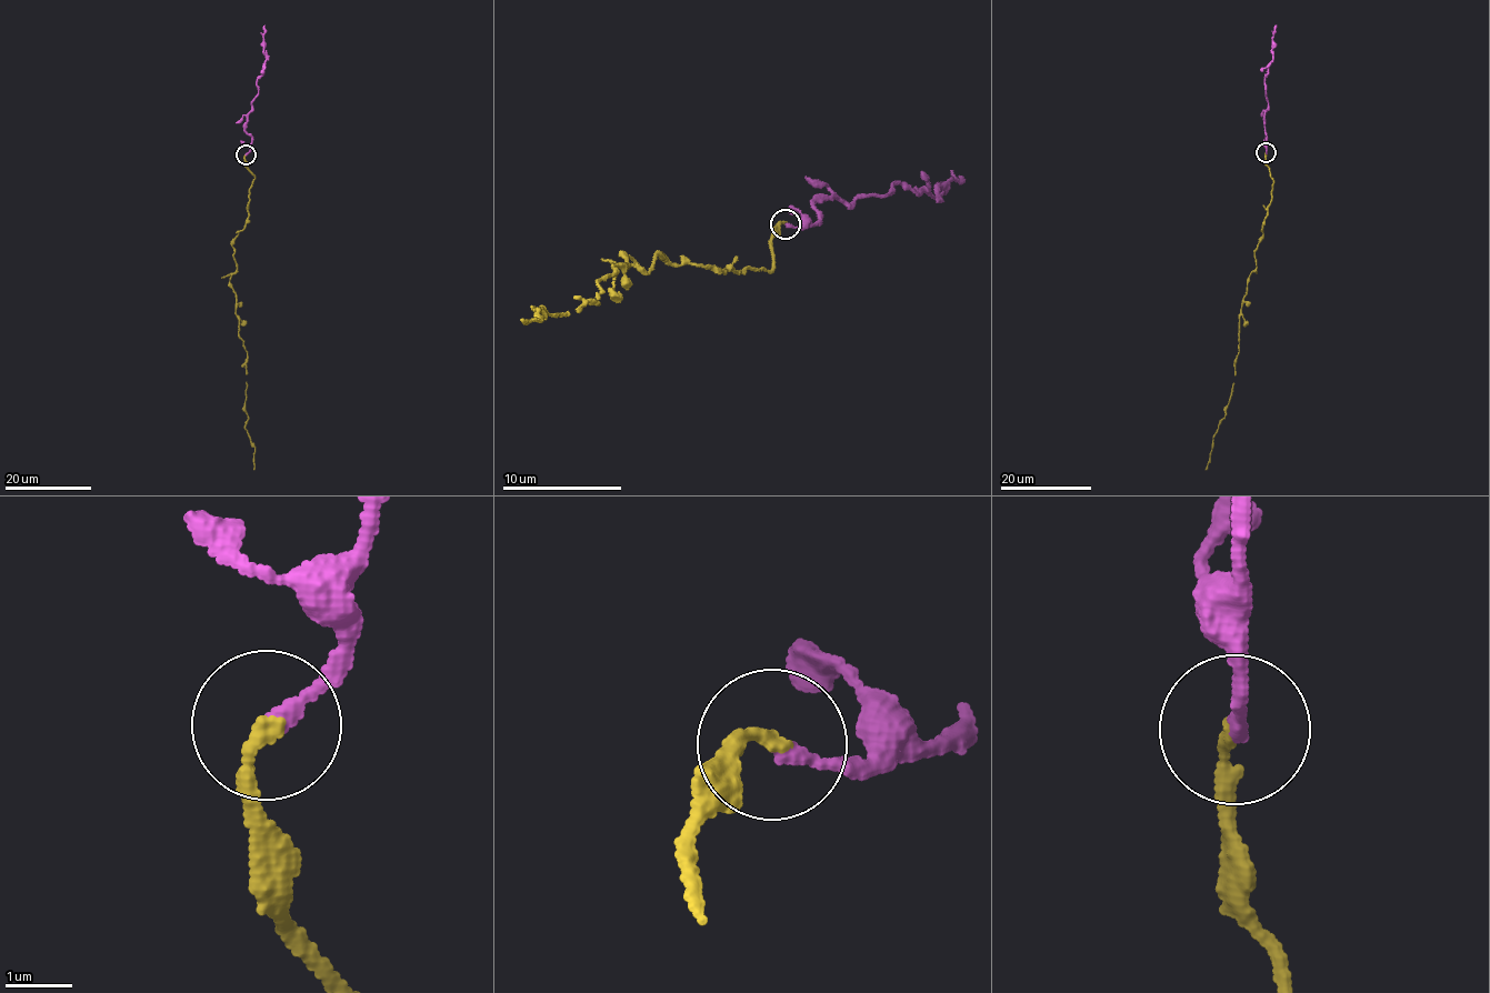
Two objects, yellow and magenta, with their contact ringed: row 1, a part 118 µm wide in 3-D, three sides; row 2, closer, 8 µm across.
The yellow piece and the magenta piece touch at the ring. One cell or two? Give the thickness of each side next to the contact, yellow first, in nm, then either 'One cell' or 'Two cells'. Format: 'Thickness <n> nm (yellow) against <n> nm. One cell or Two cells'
Thickness 200 nm (yellow) against 200 nm. One cell

